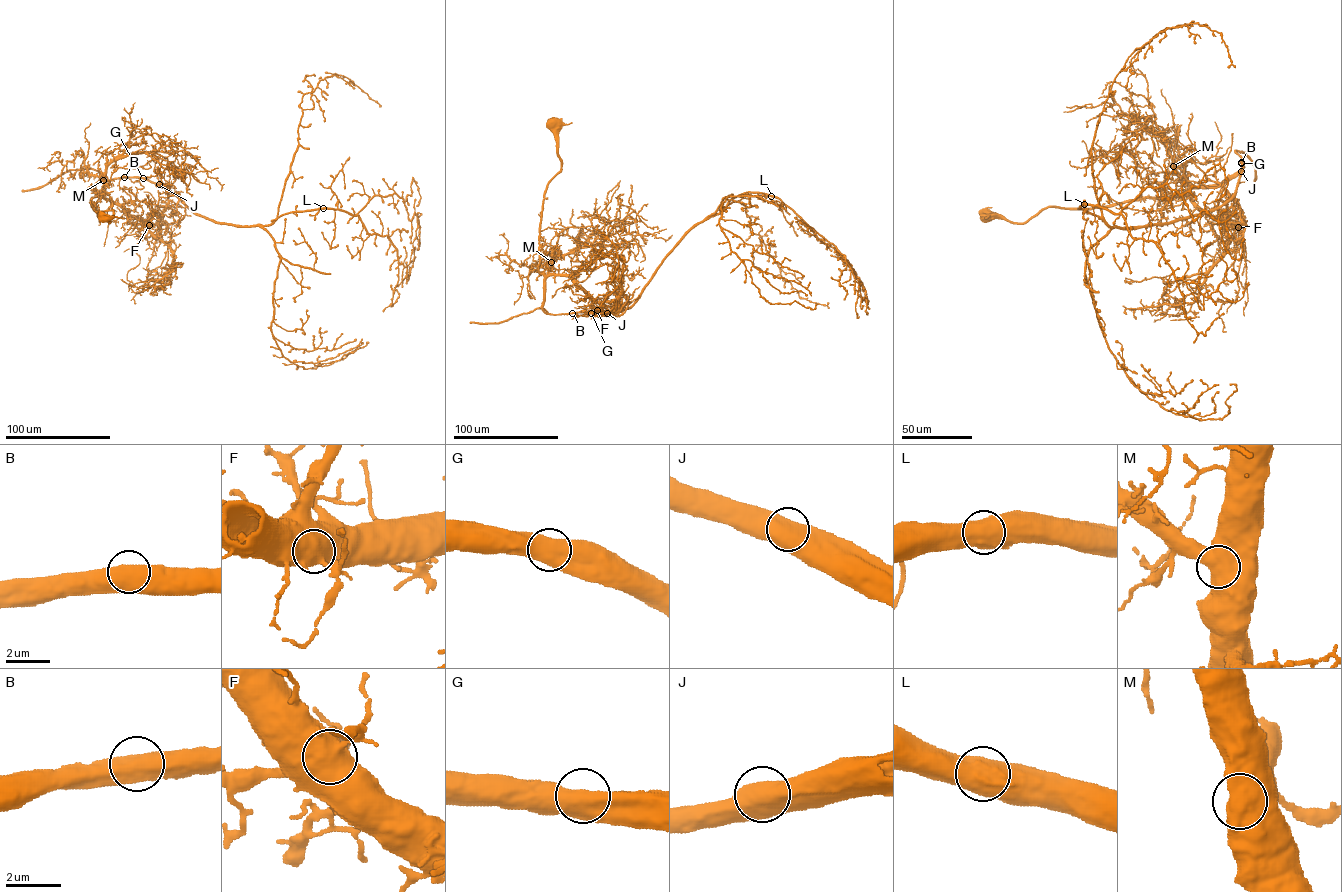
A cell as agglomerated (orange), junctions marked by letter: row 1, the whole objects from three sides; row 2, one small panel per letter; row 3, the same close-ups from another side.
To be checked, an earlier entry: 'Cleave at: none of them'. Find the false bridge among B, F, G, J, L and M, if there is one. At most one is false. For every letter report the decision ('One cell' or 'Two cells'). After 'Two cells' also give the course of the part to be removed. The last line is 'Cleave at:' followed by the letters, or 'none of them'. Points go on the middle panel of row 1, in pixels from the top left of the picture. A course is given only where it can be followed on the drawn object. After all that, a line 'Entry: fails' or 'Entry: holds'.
B: One cell
F: One cell
G: One cell
J: One cell
L: One cell
M: One cell
Cleave at: none of them
Entry: holds

